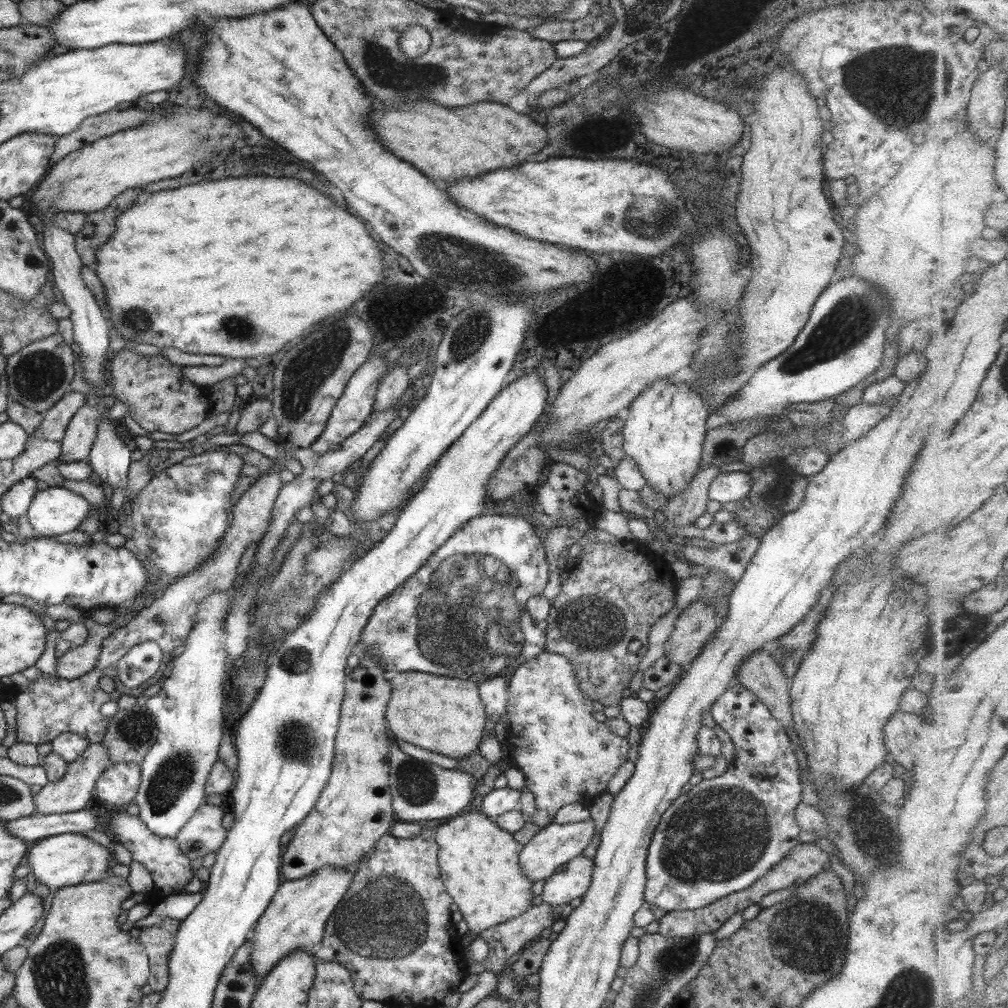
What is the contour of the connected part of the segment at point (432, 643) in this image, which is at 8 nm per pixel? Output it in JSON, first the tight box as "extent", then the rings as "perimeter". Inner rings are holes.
{"extent":[358,512,550,682],"perimeter":[[[517,512],[482,514],[467,522],[420,570],[380,601],[361,632],[358,646],[365,656],[374,656],[386,671],[398,674],[422,672],[468,678],[472,682],[486,682],[498,676],[510,680],[522,664],[545,651],[547,641],[543,625],[537,623],[527,609],[527,600],[543,594],[550,573],[543,540],[536,535],[533,525]]]}

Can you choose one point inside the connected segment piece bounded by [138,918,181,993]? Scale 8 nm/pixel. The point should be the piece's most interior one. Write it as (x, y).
(159, 940)

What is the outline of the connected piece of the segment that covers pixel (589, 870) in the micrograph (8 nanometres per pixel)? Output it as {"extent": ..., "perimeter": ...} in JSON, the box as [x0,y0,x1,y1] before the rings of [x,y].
{"extent":[541,855,594,906],"perimeter":[[[578,855],[566,863],[566,868],[545,880],[541,894],[544,903],[552,906],[569,904],[574,898],[584,897],[594,873],[594,861]]]}

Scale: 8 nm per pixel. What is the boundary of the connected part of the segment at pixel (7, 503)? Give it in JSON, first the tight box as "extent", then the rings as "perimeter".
{"extent":[1,478,37,519],"perimeter":[[[23,478],[8,489],[1,498],[2,512],[11,519],[26,516],[32,499],[37,493],[37,478]]]}

